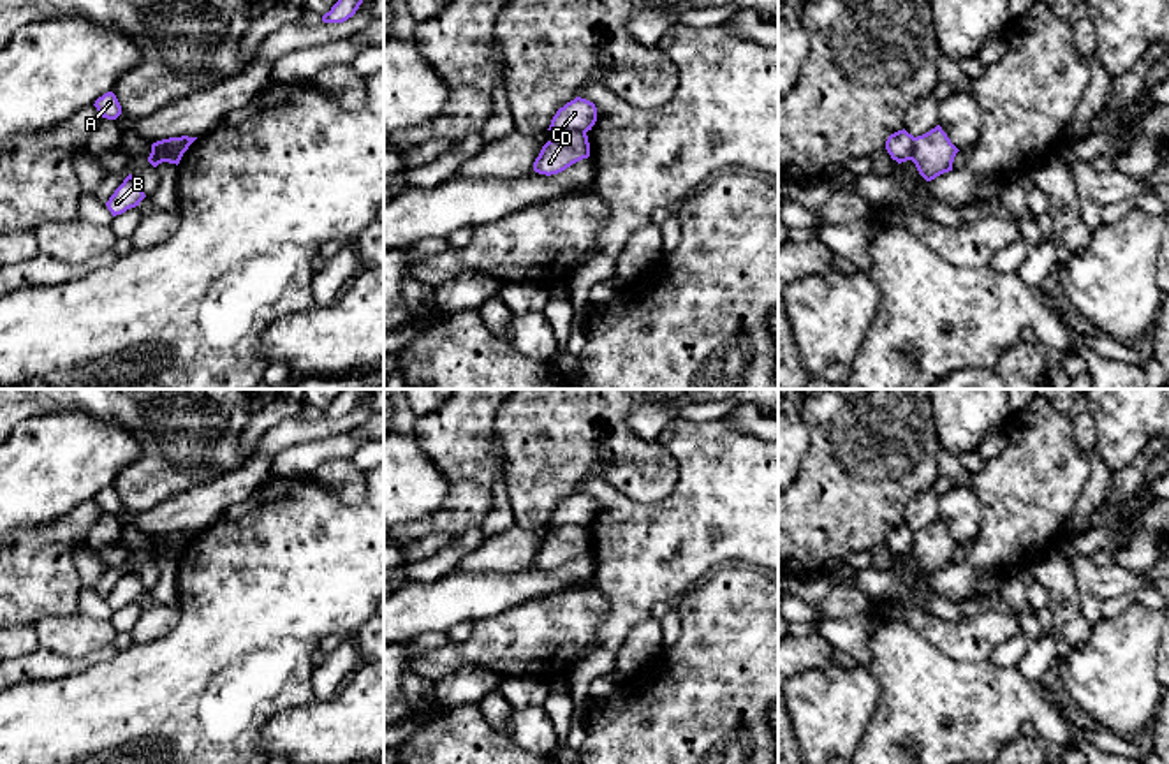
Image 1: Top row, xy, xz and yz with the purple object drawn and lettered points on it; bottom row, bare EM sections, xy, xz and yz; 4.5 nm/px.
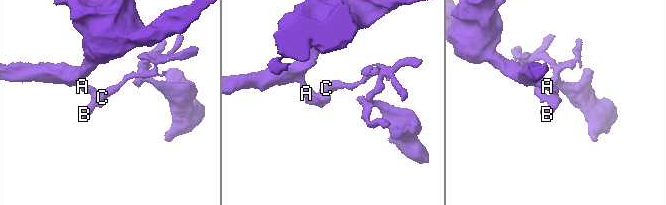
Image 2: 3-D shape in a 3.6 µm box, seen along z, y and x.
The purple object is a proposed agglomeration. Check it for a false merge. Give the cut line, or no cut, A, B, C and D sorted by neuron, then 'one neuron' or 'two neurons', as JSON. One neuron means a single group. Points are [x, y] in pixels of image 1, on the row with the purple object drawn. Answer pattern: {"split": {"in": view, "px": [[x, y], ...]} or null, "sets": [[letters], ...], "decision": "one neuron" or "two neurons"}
{"split": {"in": "xy", "px": [[189, 143], [173, 139], [164, 148], [152, 152]]}, "sets": [["A", "B", "D"], ["C"]], "decision": "two neurons"}

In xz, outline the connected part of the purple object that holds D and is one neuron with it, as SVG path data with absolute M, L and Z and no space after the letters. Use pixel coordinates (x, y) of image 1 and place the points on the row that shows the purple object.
M565 130L548 141L533 162L539 174L558 174L572 164L590 157L590 143L586 132Z

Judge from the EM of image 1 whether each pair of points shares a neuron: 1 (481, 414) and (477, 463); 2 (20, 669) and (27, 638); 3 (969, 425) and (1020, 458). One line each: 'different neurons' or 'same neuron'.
1: same neuron
2: different neurons
3: different neurons

